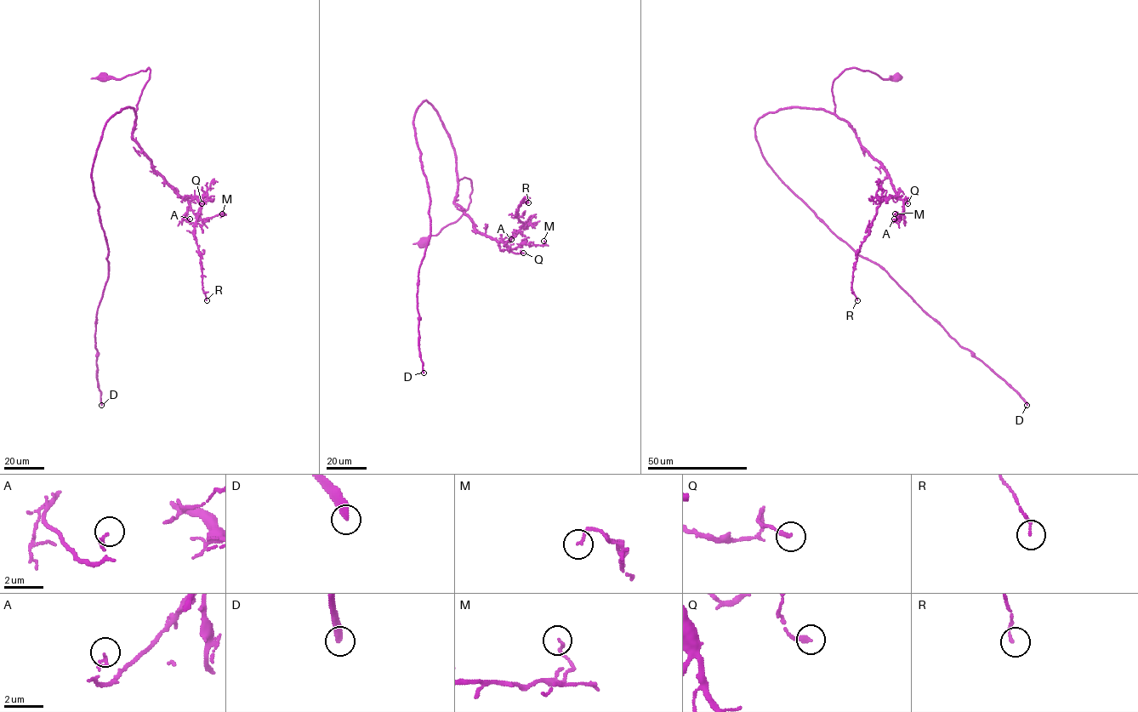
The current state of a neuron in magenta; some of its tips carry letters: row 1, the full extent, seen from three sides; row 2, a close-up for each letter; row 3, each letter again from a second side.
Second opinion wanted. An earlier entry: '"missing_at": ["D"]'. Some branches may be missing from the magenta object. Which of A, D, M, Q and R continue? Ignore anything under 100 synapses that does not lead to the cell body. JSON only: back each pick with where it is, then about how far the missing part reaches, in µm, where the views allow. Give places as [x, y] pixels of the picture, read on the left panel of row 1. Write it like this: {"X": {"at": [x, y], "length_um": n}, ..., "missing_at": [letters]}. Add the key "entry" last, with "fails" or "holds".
{"D": {"at": [101, 405], "length_um": 550}, "missing_at": ["D"], "entry": "holds"}

